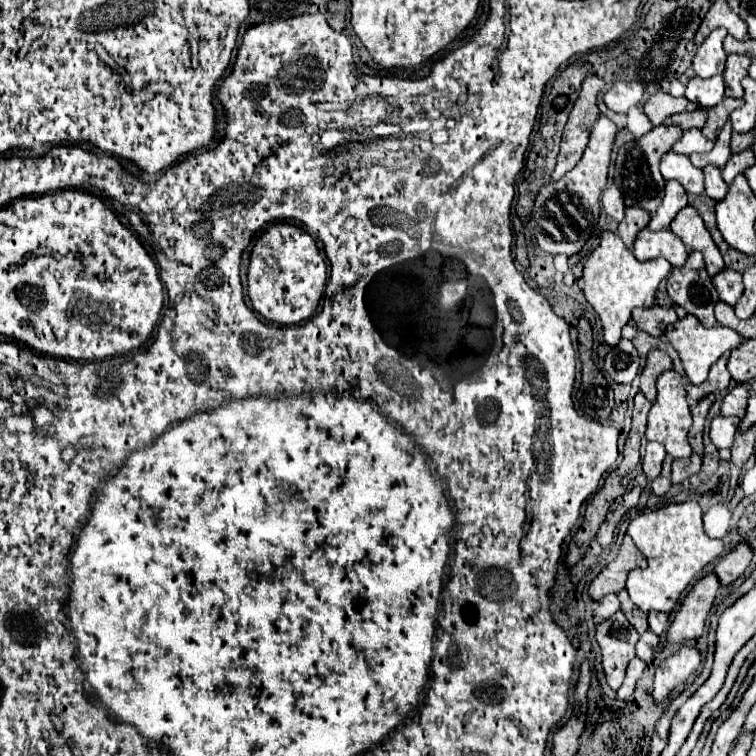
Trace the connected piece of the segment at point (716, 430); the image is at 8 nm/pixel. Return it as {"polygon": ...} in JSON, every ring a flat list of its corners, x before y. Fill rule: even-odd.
{"polygon":[[716,416,710,426,710,440,716,448,732,448,734,436,738,432,740,418,738,416]]}

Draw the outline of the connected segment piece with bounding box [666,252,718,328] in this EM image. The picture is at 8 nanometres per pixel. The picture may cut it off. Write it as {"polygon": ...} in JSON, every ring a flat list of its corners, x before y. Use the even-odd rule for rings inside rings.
{"polygon":[[700,252,688,256,686,266,674,268,668,276,668,296,674,304,682,306,688,314,696,316,704,326,716,326,714,306,718,302,718,292,706,272,704,258]]}

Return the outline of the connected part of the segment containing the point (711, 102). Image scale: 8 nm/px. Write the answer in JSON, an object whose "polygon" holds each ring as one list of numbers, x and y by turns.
{"polygon":[[712,76,712,78,692,78,686,86,686,98,690,102,696,102,700,108,712,108,724,98,724,78]]}

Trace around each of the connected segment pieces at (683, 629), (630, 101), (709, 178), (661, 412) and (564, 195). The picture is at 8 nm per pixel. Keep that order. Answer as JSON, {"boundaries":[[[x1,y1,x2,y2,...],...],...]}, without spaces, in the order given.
{"boundaries":[[[710,572,702,576,696,586,684,598,680,610,674,614,674,620,668,628,668,642,670,644,686,644,694,642,702,636,706,628,706,616,712,608,716,592,720,588,718,578]],[[616,82,606,94,604,94,604,104,618,114,626,114,630,106,640,104,642,100,642,84,640,82]],[[706,166,704,176,706,176,706,194,716,202,724,200,724,196,728,194,728,184,724,184,720,170,716,166]],[[668,370,658,376,656,388,658,388,658,398,648,412,646,440,650,440,650,442,654,440,654,442,664,444,666,452,674,460,688,460,688,456,692,456,692,448,688,442,688,430,692,426,692,416,690,416,690,406,686,402,686,388,684,388,682,376,674,370]],[[600,116,592,128,590,142,584,150,582,160,558,182,542,186,536,196,532,210,532,228,538,246,550,254,576,254,582,250,584,242,592,236,600,218,600,196,608,182,608,170,612,160,612,146,616,140,616,124]]]}

